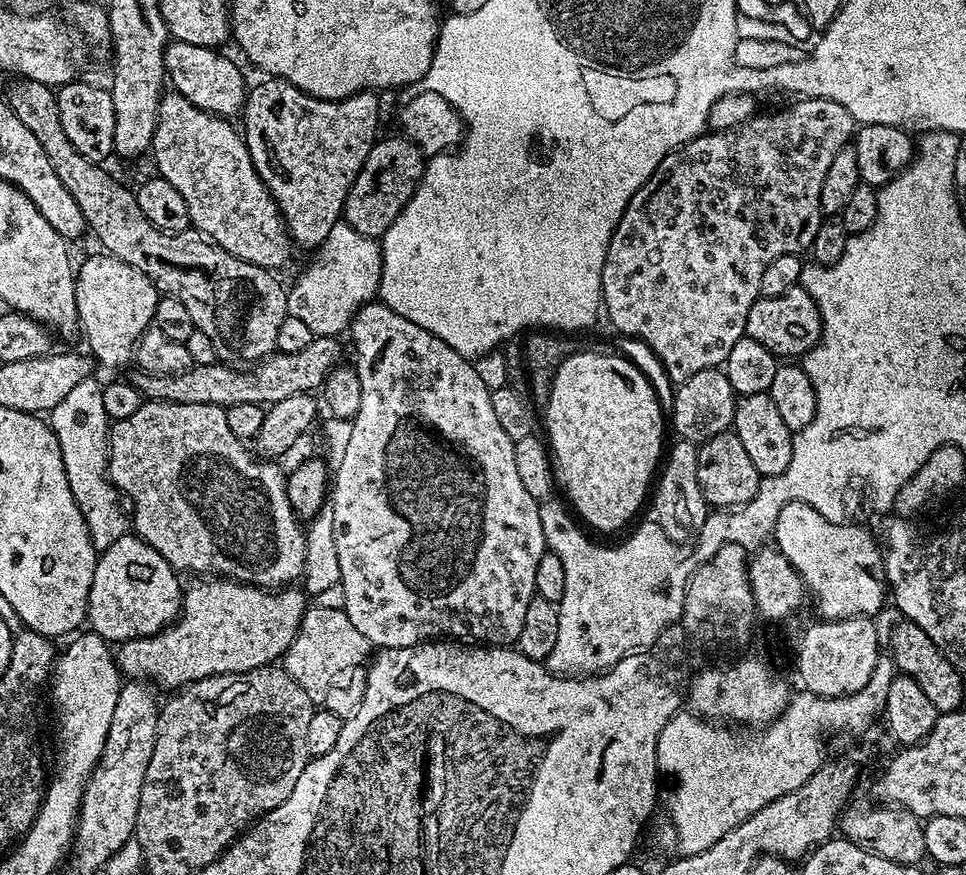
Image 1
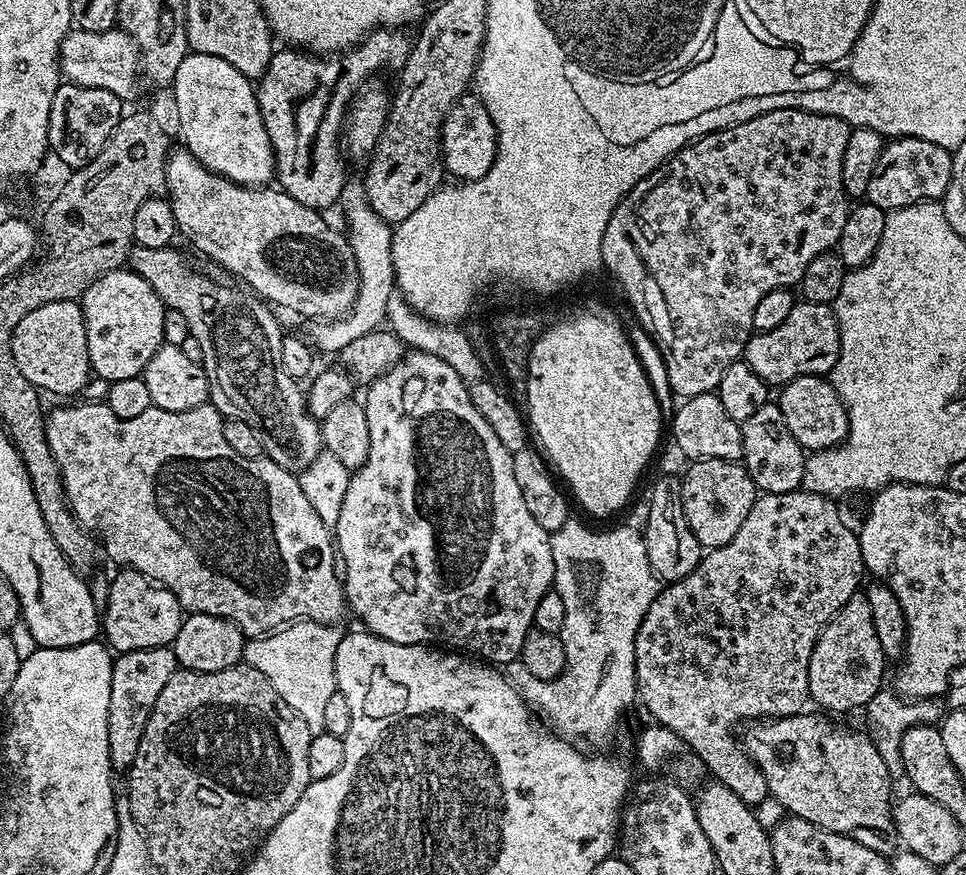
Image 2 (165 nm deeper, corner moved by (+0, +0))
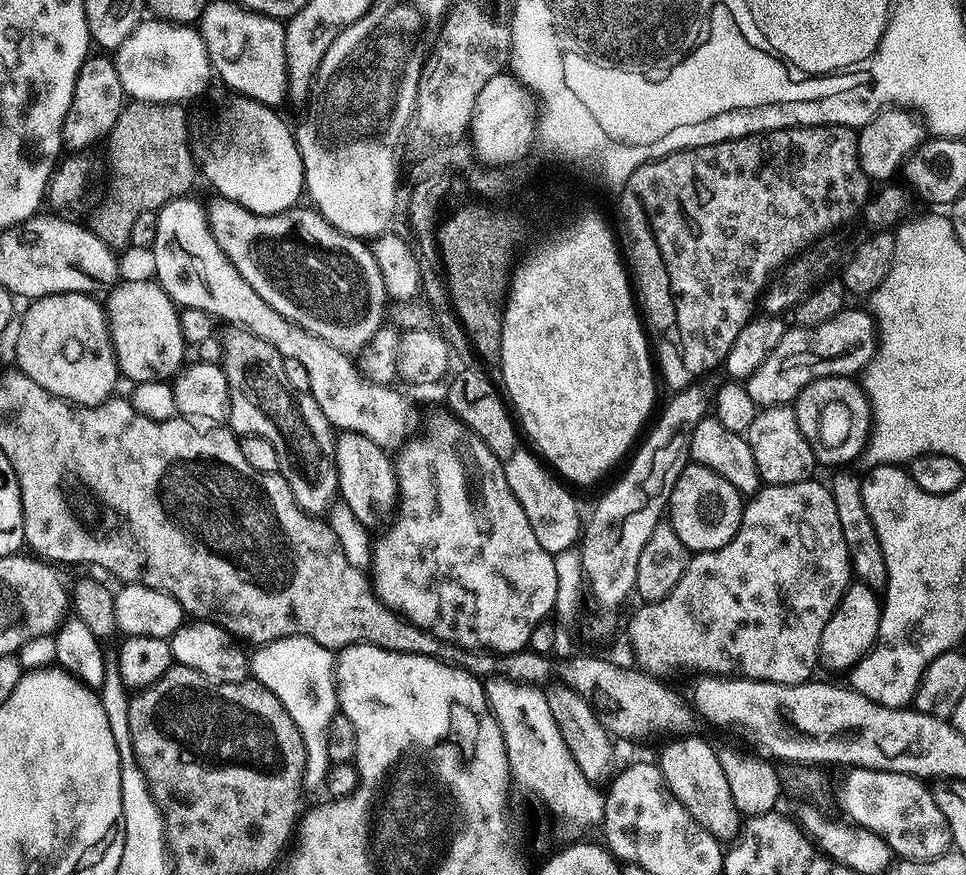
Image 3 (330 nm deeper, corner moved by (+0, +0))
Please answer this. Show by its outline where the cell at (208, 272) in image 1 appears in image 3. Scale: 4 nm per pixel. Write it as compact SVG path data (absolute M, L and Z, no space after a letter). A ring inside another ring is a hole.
M232 326L229 332L222 336L223 357L222 367L228 383L228 399L230 407L226 417L231 431L236 434L255 434L266 438L266 442L274 445L278 450L280 459L279 475L290 486L298 506L303 512L313 514L327 513L338 496L336 483L336 441L334 428L329 424L318 402L314 400L311 392L295 392L286 378L284 369L284 357L270 342L258 338L252 332L242 327Z

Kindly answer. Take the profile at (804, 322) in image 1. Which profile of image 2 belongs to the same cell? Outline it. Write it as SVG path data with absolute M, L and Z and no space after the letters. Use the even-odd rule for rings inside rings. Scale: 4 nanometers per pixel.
M798 302L790 314L786 314L786 322L782 322L782 326L749 336L742 359L769 386L783 386L799 376L831 373L834 362L838 362L839 349L840 327L833 305Z

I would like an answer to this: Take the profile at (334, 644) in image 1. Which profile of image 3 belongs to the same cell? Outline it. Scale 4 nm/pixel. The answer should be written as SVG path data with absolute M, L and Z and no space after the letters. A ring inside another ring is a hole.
M287 636L257 647L250 656L250 672L260 685L266 686L275 694L298 726L305 752L304 782L309 789L319 789L332 765L327 753L326 726L339 709L335 653L308 636Z

